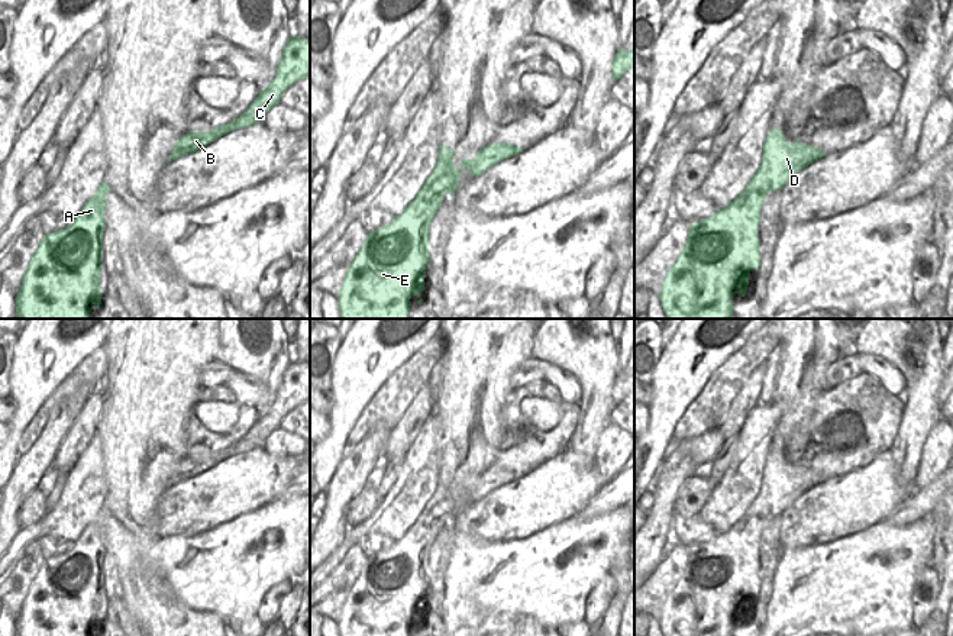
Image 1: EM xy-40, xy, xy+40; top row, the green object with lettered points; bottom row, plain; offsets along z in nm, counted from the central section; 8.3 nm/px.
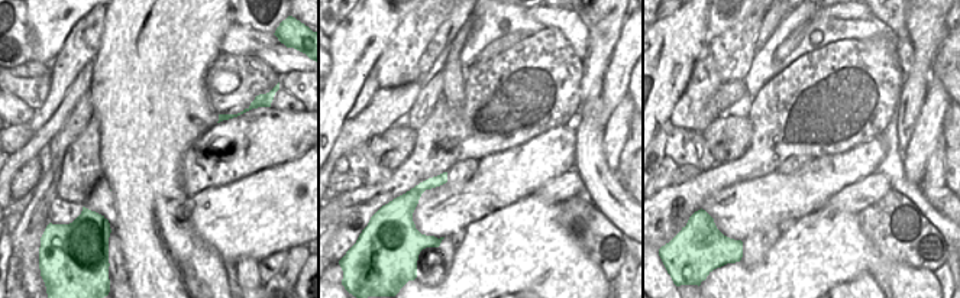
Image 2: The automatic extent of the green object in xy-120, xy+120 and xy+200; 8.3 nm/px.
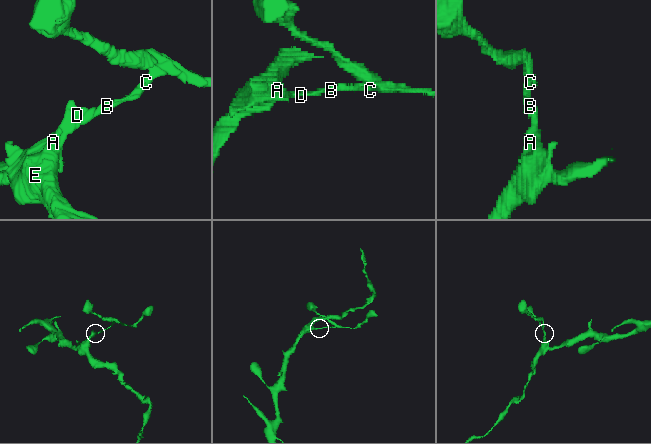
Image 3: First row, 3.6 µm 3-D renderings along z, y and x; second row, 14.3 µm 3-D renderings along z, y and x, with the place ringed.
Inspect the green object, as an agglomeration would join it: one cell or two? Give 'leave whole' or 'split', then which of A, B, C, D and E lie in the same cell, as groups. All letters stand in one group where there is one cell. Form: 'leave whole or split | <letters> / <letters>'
split | A E / B C D

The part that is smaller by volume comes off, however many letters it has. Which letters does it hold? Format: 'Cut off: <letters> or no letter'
Cut off: B, C, D.

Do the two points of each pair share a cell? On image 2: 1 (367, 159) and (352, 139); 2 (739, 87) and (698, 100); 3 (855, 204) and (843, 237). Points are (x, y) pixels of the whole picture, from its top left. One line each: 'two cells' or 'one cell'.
1: two cells
2: two cells
3: two cells

